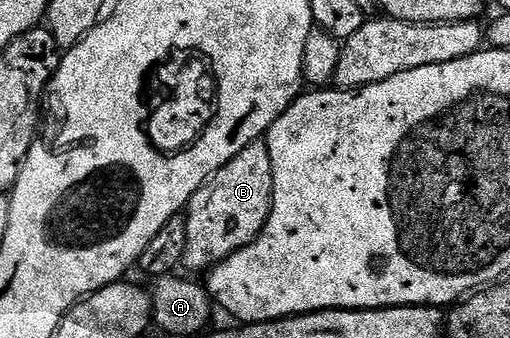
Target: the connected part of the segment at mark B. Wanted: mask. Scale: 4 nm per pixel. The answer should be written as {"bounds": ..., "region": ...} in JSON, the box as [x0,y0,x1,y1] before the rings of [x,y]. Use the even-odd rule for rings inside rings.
{"bounds":[183,141,275,271],"region":[[[266,141],[249,144],[229,164],[225,164],[185,207],[187,239],[183,266],[191,270],[210,271],[233,252],[245,248],[263,230],[271,211],[275,163],[269,156]]]}

